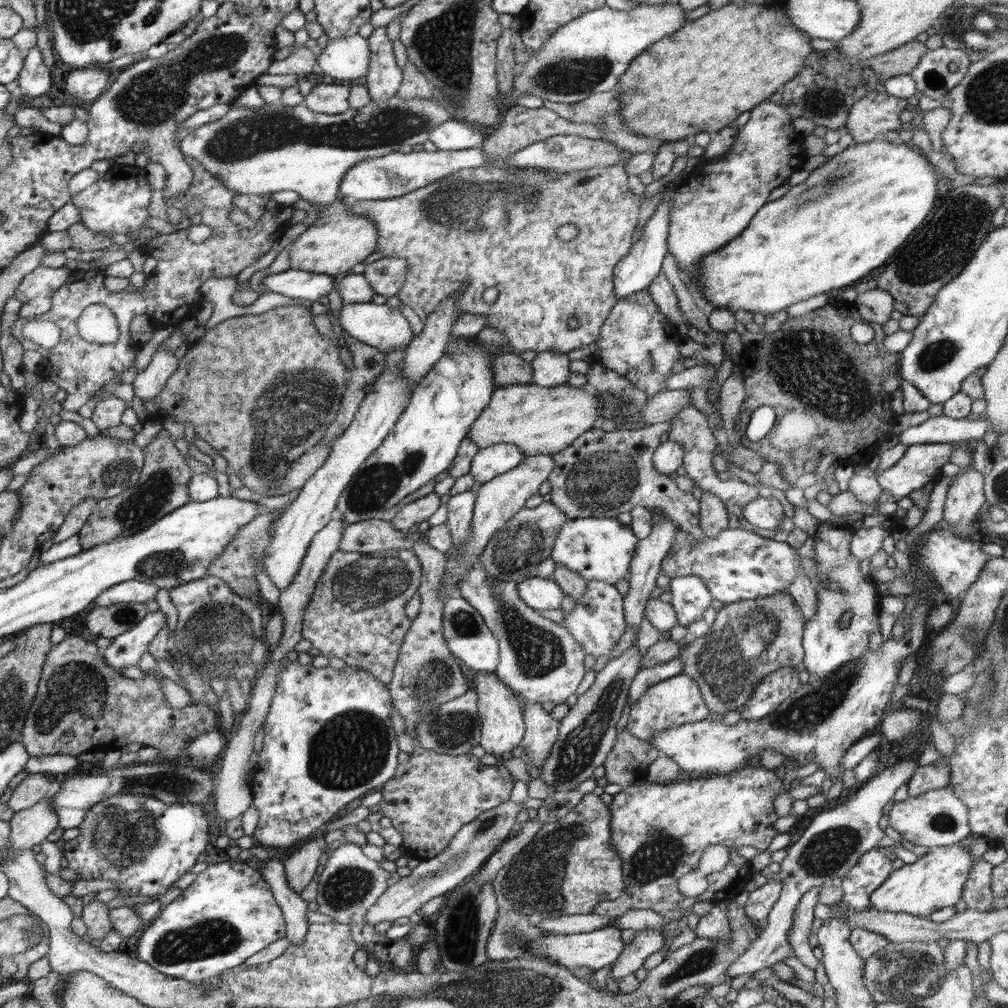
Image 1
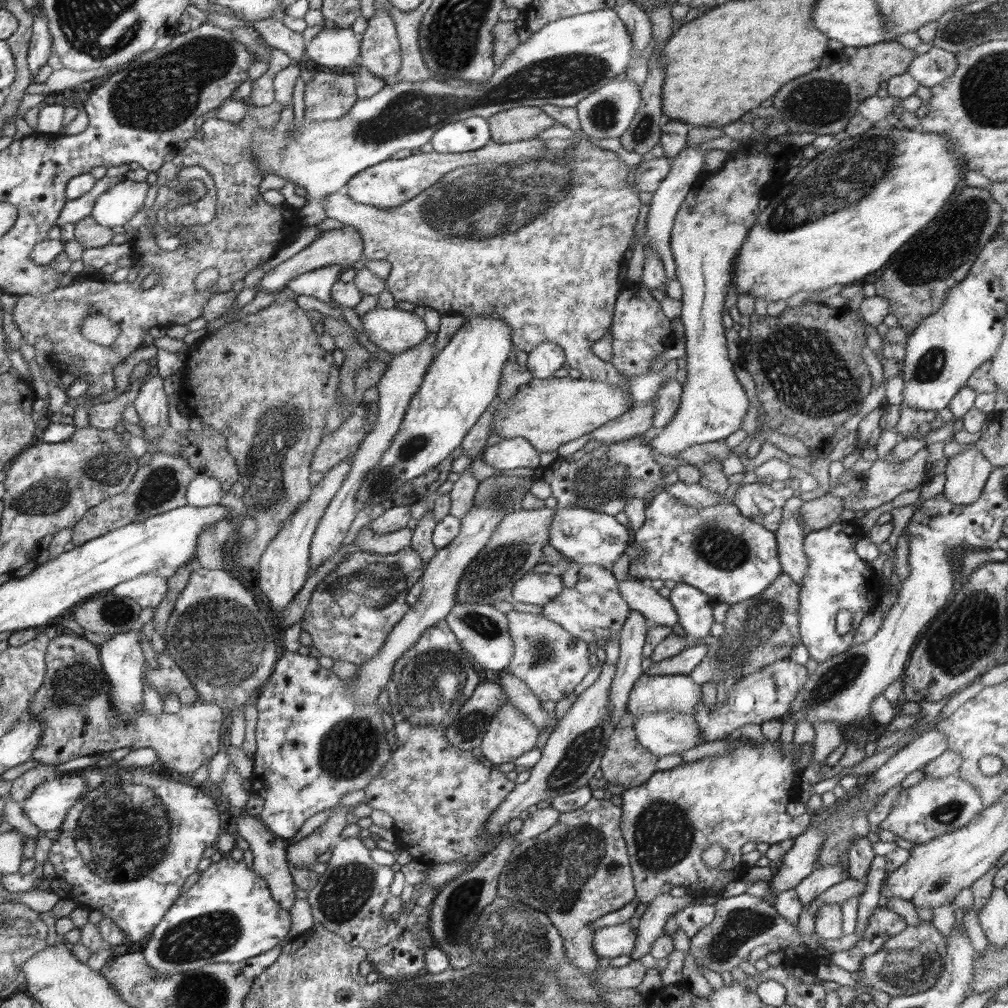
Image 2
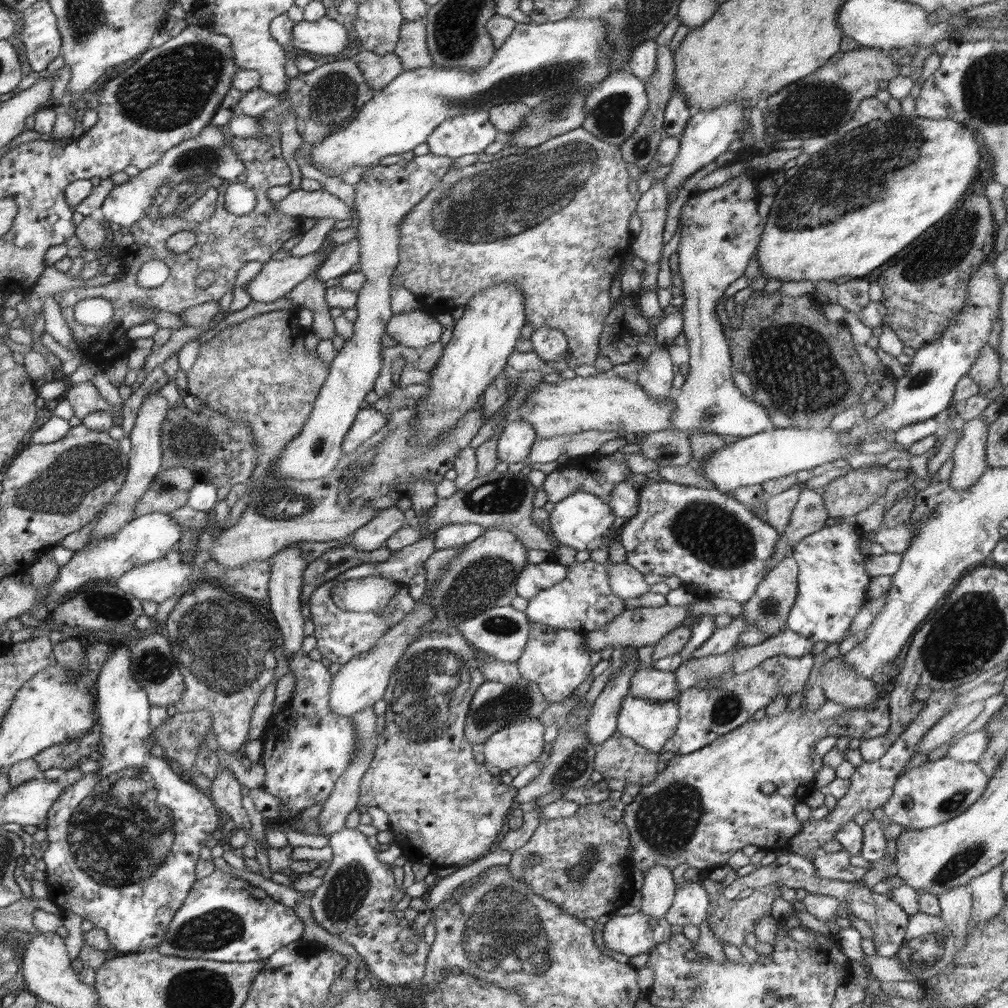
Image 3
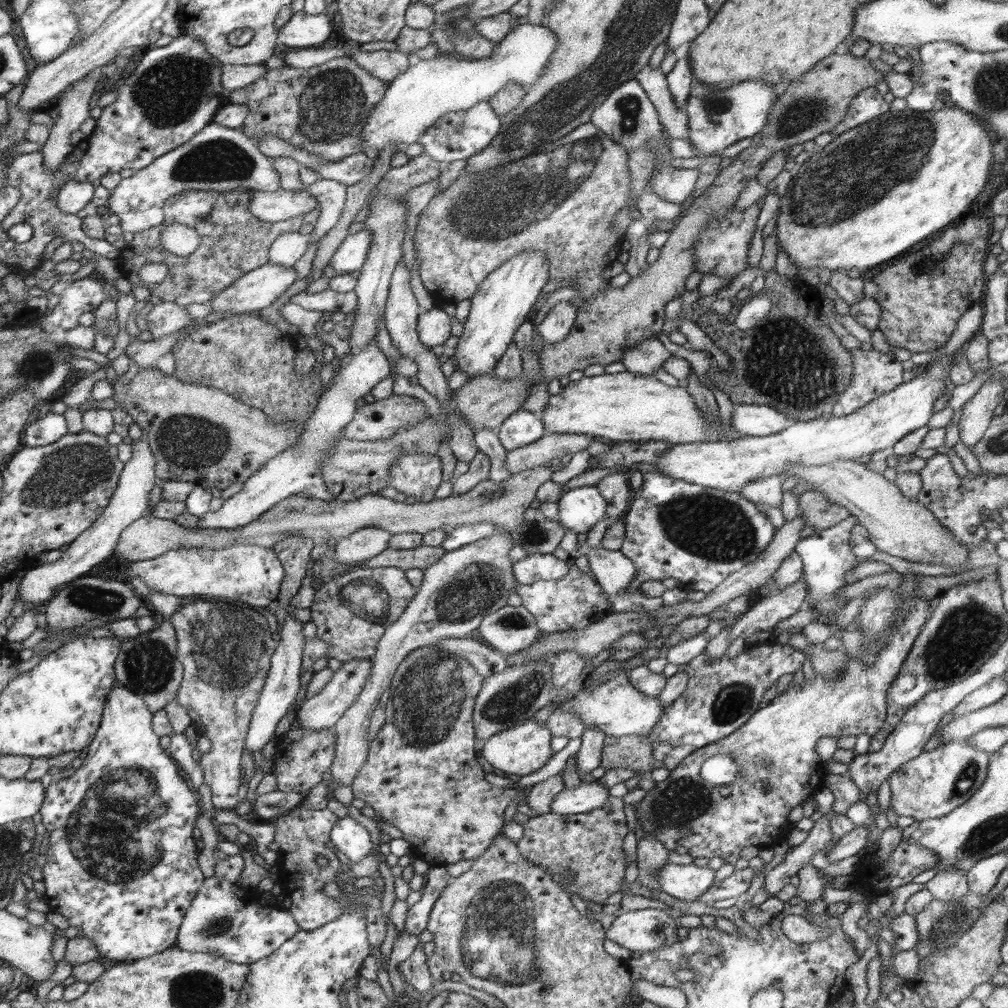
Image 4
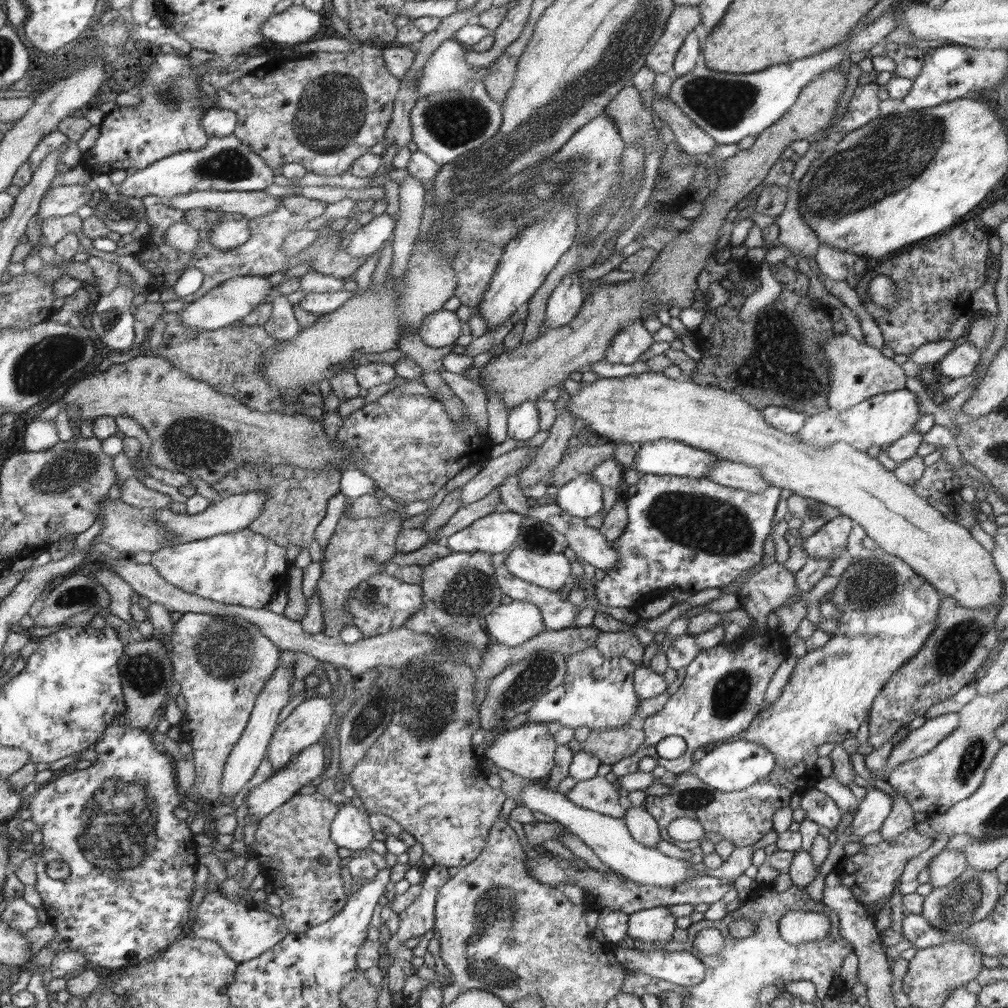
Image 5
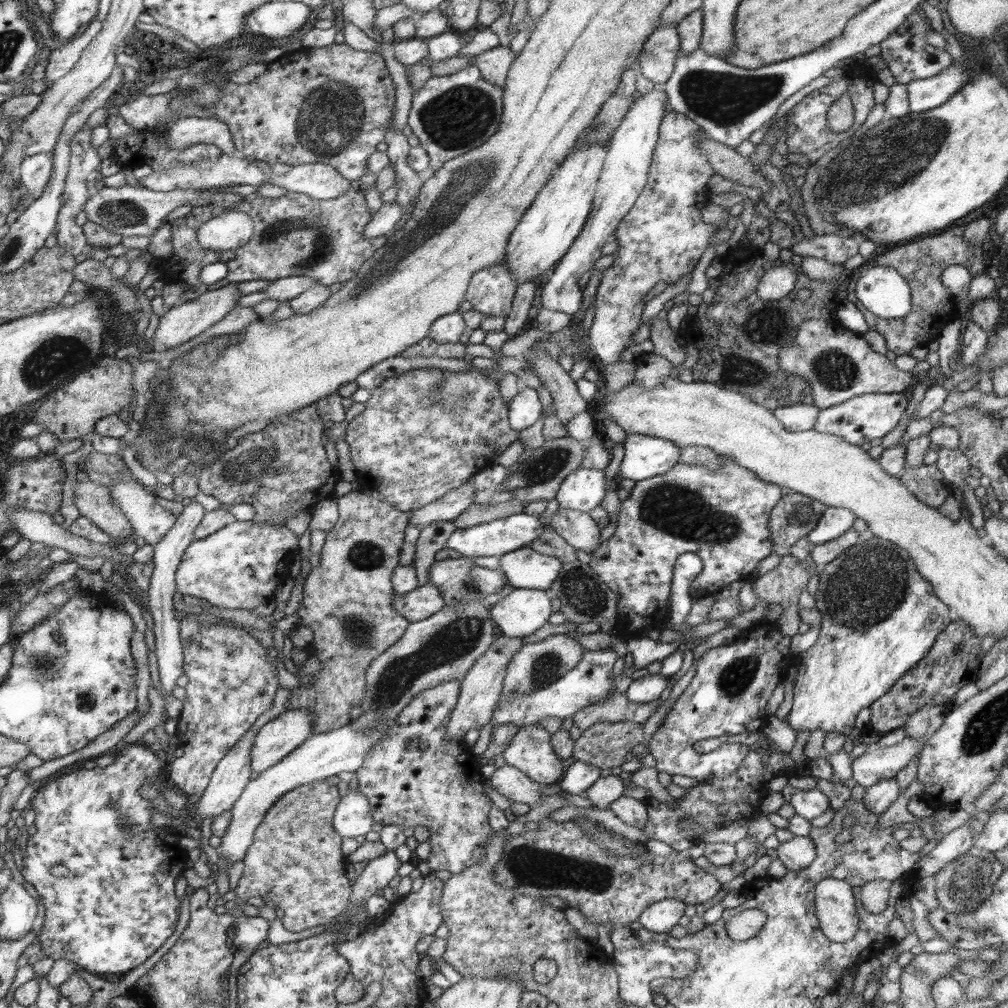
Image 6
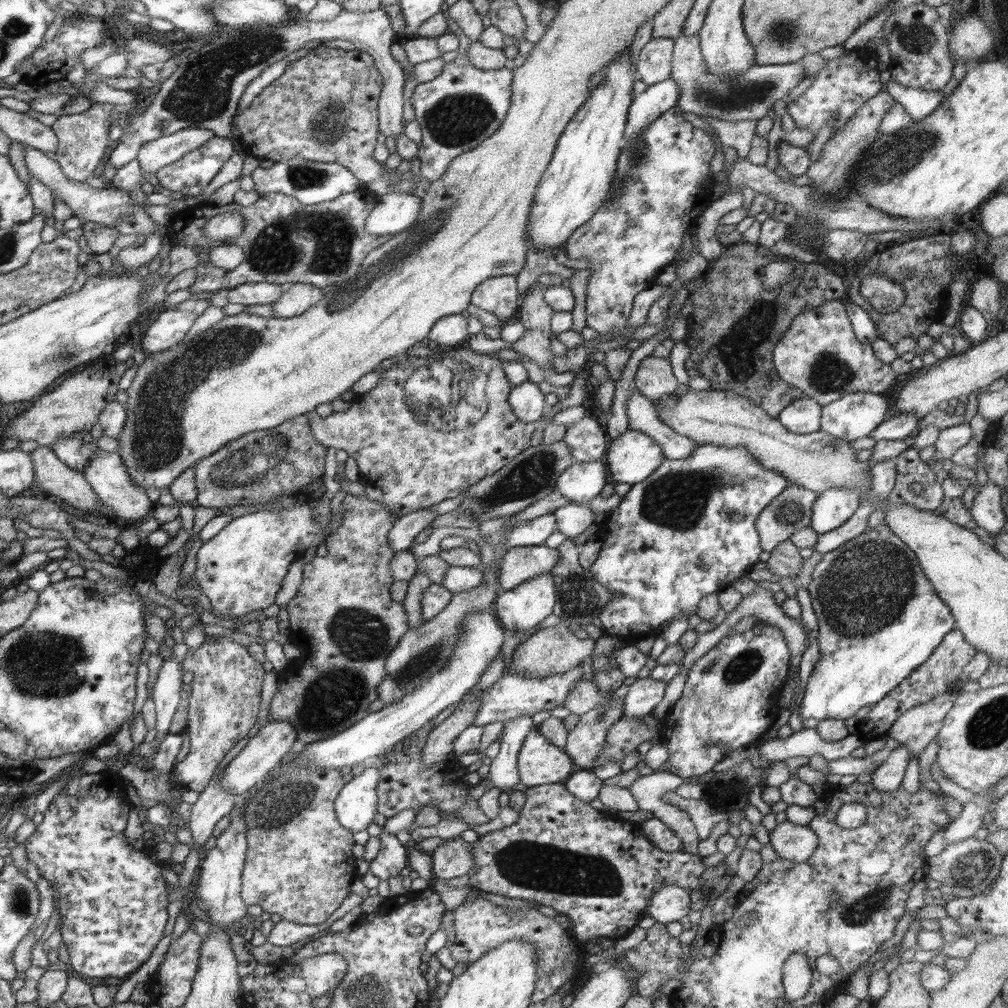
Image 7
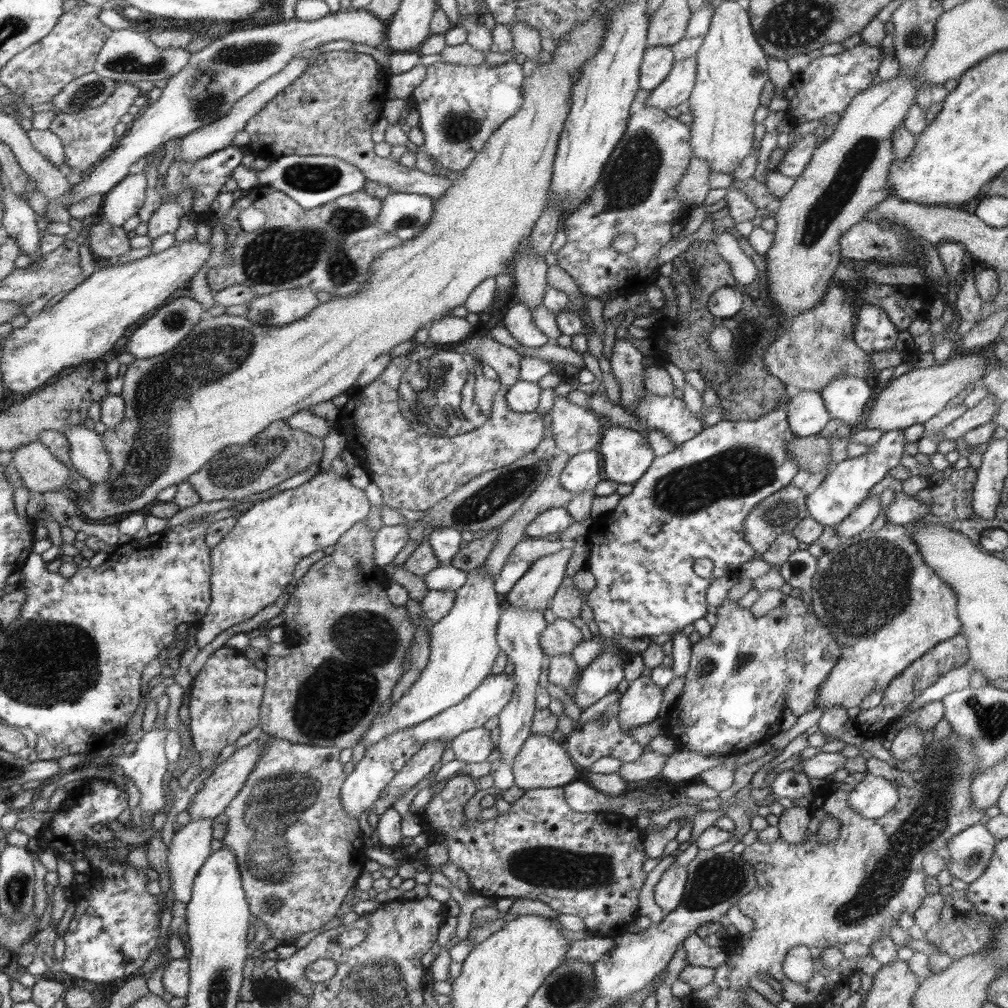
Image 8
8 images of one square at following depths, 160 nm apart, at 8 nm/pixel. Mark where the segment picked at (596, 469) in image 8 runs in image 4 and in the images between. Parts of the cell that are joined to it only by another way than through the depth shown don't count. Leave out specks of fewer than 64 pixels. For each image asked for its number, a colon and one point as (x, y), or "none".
4: (581, 508)
5: (582, 497)
6: (584, 489)
7: (583, 481)

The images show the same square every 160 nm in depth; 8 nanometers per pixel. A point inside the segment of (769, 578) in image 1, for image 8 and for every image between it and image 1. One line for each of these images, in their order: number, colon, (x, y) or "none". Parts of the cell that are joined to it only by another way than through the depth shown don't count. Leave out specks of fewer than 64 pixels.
2: (725, 555)
3: (717, 547)
4: (699, 536)
5: (692, 533)
6: (721, 515)
7: (688, 530)
8: (691, 503)

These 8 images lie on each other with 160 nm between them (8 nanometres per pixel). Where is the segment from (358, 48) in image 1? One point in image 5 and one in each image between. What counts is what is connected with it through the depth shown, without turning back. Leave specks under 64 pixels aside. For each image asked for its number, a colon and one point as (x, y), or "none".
2: (337, 49)
3: (324, 37)
4: (305, 30)
5: (297, 24)

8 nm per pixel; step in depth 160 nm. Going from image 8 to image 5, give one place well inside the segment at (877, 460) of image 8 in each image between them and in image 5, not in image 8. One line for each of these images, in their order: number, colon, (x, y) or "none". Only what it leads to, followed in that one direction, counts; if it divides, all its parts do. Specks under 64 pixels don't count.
5: (830, 541)
6: (835, 522)
7: (833, 508)

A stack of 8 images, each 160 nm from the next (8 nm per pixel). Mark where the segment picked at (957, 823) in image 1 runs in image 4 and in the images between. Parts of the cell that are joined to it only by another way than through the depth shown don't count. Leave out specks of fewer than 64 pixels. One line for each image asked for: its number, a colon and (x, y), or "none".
2: (935, 806)
3: (932, 793)
4: (931, 785)

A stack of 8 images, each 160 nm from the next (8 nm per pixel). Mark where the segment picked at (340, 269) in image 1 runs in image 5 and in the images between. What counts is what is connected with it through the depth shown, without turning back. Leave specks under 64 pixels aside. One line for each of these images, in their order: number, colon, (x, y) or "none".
2: (345, 246)
3: (277, 277)
4: (257, 289)
5: (235, 298)

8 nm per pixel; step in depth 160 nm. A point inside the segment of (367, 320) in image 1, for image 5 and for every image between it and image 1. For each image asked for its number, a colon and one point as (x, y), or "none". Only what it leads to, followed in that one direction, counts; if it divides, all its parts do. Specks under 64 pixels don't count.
2: (394, 330)
3: (417, 329)
4: (433, 325)
5: (440, 329)

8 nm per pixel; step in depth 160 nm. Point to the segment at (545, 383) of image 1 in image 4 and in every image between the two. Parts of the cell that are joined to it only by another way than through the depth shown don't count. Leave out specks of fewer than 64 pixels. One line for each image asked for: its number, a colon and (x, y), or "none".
2: (543, 361)
3: (549, 344)
4: (559, 321)

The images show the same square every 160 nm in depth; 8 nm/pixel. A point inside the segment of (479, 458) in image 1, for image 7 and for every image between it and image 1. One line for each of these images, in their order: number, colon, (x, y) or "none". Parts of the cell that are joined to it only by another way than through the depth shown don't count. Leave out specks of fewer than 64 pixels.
2: (509, 453)
3: (518, 436)
4: (522, 427)
5: (523, 421)
6: (525, 409)
7: (526, 400)

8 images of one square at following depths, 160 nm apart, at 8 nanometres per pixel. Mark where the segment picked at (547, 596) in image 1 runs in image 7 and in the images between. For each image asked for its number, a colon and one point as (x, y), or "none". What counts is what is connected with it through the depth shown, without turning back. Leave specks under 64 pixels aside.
2: (537, 589)
3: (534, 578)
4: (535, 567)
5: (551, 571)
6: (525, 568)
7: (519, 565)

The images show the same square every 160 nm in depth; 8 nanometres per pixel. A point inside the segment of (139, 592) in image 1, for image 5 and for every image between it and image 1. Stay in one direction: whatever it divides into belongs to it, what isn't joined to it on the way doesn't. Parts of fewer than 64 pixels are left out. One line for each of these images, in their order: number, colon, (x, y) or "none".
2: (148, 591)
3: (157, 581)
4: (243, 573)
5: (244, 568)

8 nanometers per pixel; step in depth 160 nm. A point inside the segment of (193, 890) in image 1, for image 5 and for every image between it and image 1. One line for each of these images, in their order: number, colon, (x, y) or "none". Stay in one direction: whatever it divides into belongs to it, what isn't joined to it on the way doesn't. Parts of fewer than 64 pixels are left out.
2: (229, 915)
3: (225, 918)
4: (224, 919)
5: (244, 932)

